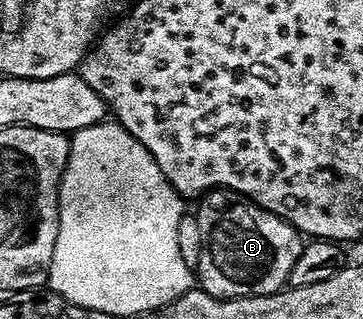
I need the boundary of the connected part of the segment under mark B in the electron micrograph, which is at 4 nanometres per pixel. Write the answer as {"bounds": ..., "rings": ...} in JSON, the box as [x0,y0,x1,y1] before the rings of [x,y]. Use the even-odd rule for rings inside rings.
{"bounds":[195,188,303,298],"rings":[[[218,188],[210,190],[195,209],[195,217],[199,224],[199,264],[195,267],[195,278],[200,289],[205,290],[216,298],[248,298],[275,294],[288,283],[289,273],[299,260],[299,252],[303,245],[303,235],[289,222],[284,222],[270,210],[264,210],[250,202],[248,198],[226,192]]]}

